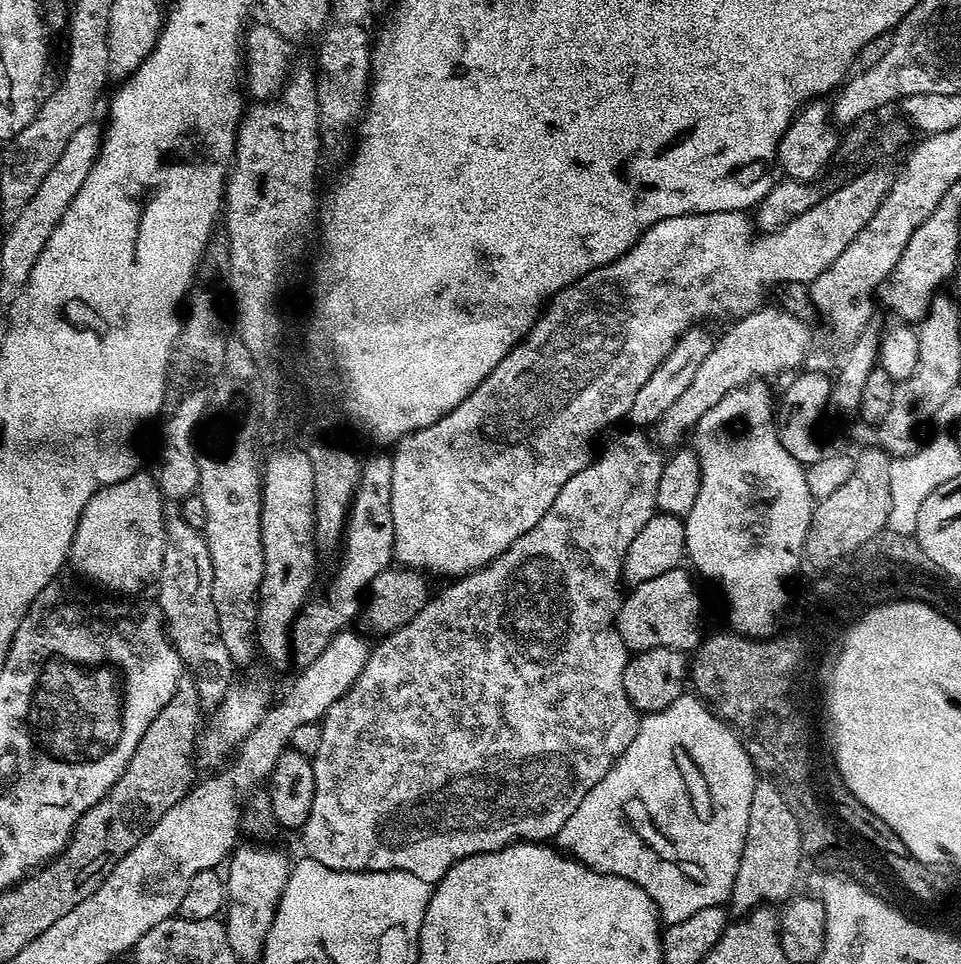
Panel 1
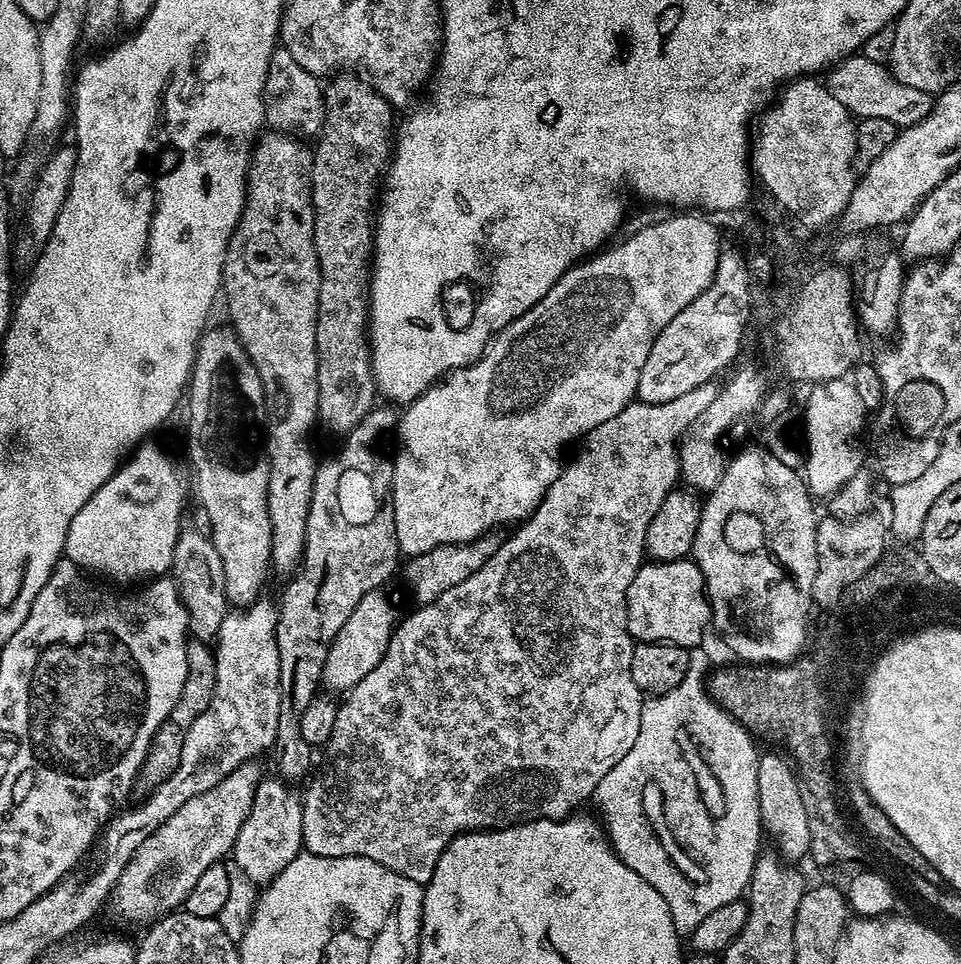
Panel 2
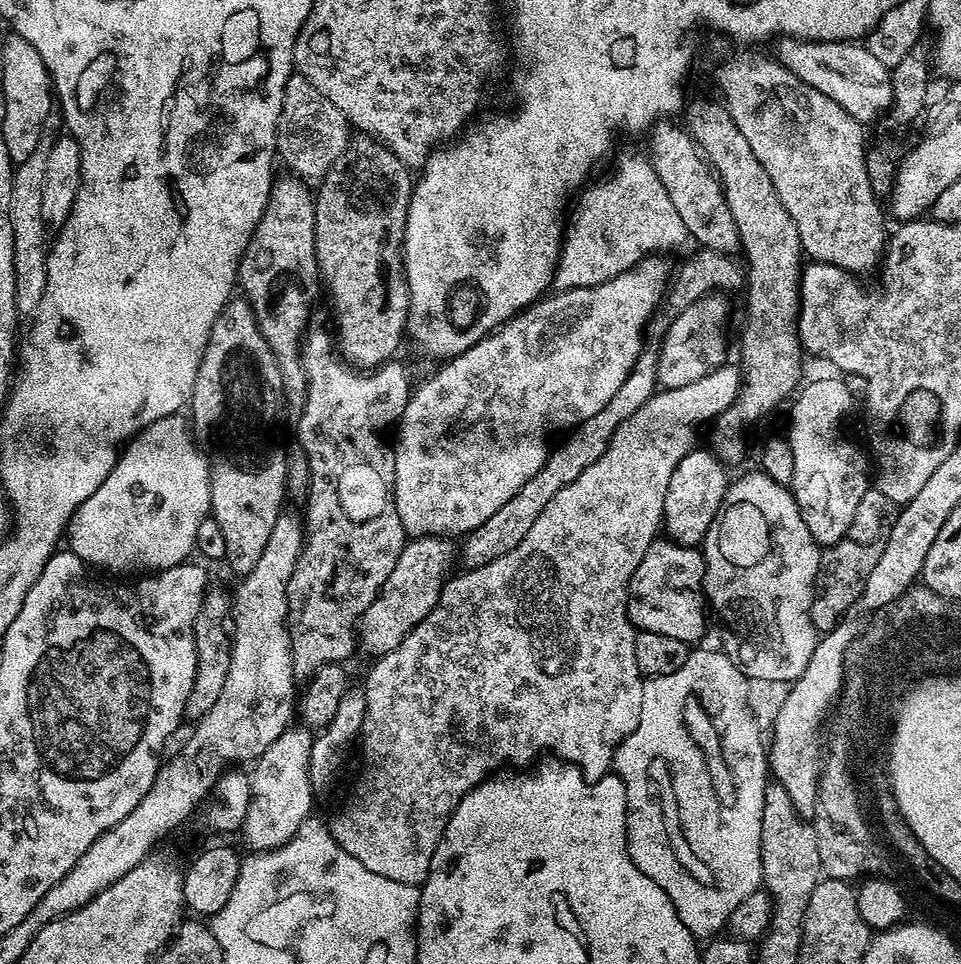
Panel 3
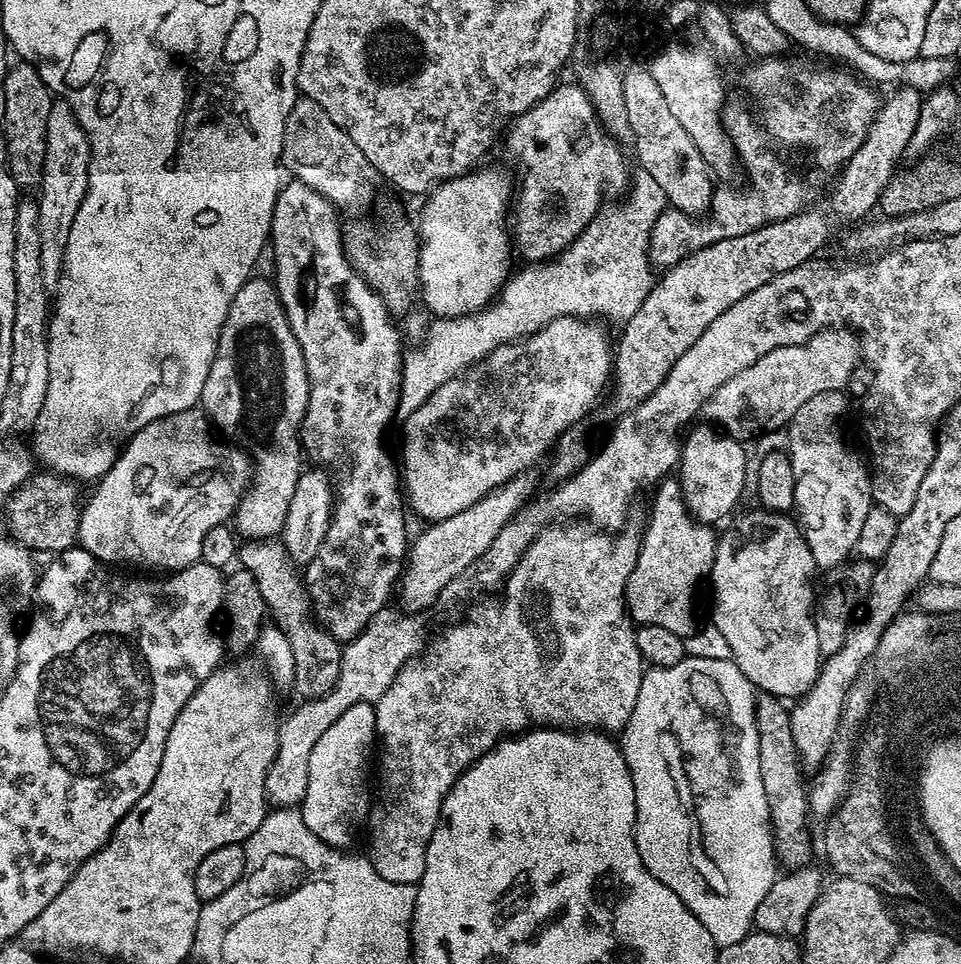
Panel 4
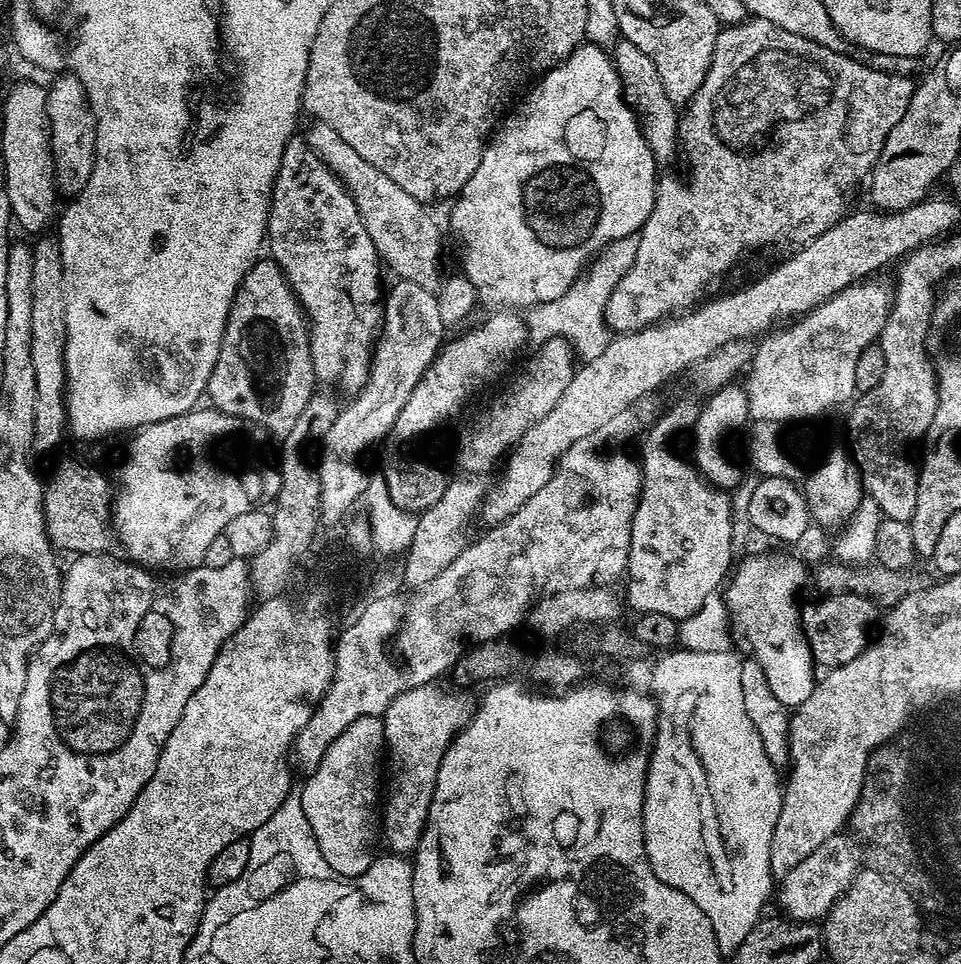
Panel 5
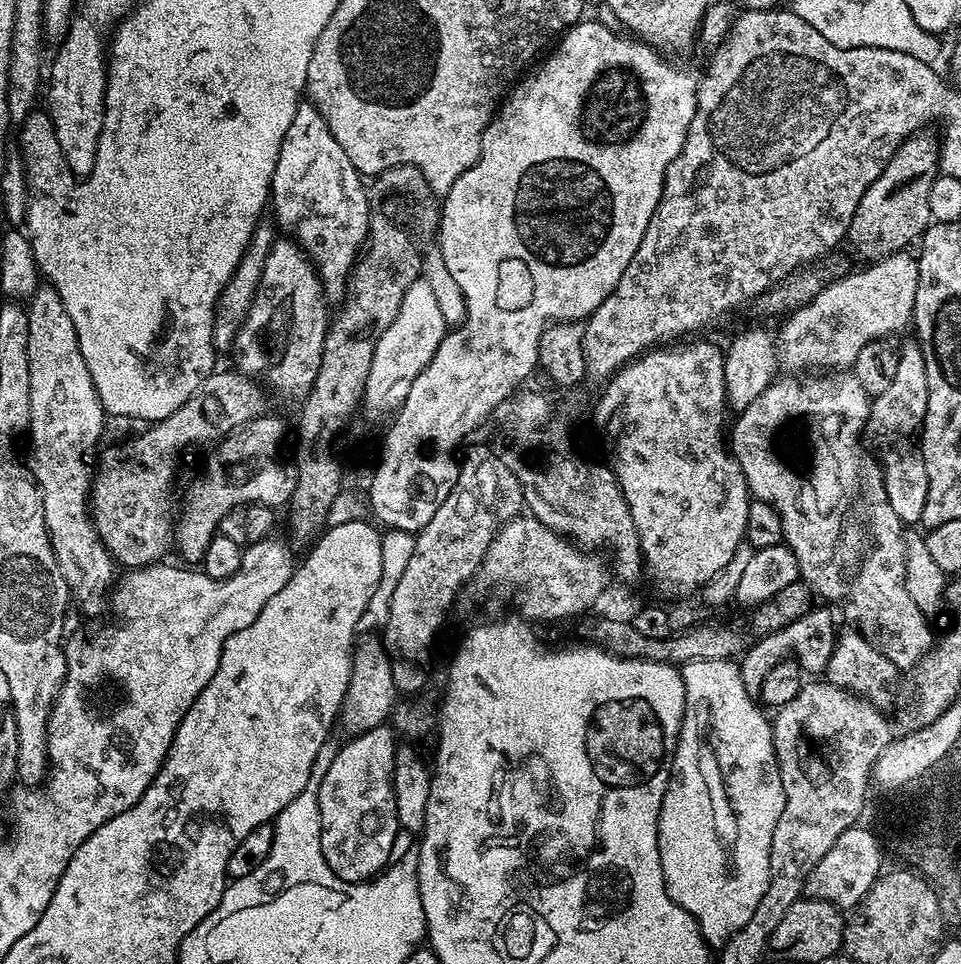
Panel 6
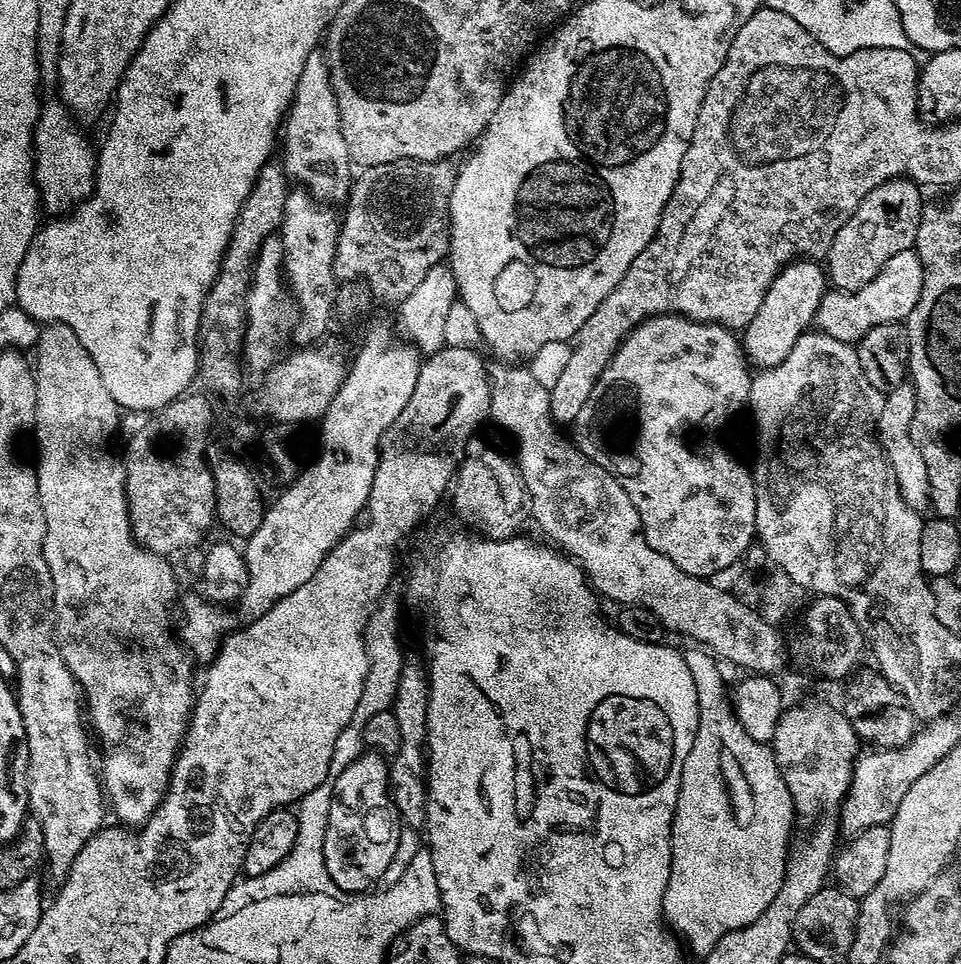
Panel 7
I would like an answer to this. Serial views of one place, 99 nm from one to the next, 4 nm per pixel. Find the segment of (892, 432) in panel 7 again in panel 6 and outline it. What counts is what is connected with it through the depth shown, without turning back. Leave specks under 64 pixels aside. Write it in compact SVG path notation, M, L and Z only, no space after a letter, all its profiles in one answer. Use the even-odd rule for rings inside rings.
M908 342L908 344L901 343L899 350L898 371L894 374L894 382L890 382L890 386L886 386L886 390L882 390L882 394L878 394L871 401L868 417L864 423L862 444L879 465L880 473L884 476L886 498L890 500L890 507L893 508L894 514L898 515L902 524L914 526L920 521L924 505L924 465L914 455L913 449L912 452L908 449L908 439L911 436L913 439L917 435L920 423L924 420L928 391L926 390L926 374L924 373L920 347L914 342Z

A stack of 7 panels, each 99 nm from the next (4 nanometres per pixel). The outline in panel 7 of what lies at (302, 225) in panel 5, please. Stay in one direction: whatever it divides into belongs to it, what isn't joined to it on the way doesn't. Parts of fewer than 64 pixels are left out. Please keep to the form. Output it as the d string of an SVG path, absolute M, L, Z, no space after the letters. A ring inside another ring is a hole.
M320 54L309 56L304 64L298 86L292 95L292 103L282 124L282 163L284 175L289 181L296 183L297 180L300 183L297 185L306 190L313 200L343 205L352 190L354 168L346 150L346 138L342 138L340 111L325 68L325 57Z

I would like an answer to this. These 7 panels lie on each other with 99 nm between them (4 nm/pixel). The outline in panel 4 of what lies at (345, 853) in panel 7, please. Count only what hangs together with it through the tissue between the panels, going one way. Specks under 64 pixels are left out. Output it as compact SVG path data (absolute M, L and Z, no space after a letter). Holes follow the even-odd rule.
M363 700L345 710L324 731L322 738L314 742L314 750L310 750L306 794L298 807L306 826L332 848L347 849L360 823L369 819L368 763L371 760L373 763L377 744L376 710L369 701Z

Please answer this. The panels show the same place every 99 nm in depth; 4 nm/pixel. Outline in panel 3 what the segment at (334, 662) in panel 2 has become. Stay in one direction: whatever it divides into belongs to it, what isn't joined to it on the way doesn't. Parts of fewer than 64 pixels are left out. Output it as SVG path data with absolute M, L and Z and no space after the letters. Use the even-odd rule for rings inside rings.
M417 536L404 545L390 578L380 587L380 594L366 606L358 625L358 644L372 655L372 658L385 656L394 650L434 610L440 602L440 592L446 583L446 577L453 571L452 560L457 559L458 548L451 539L443 536ZM453 544L453 545L452 545ZM449 571L449 572L448 572ZM448 572L448 573L447 573ZM445 575L445 576L444 576Z

